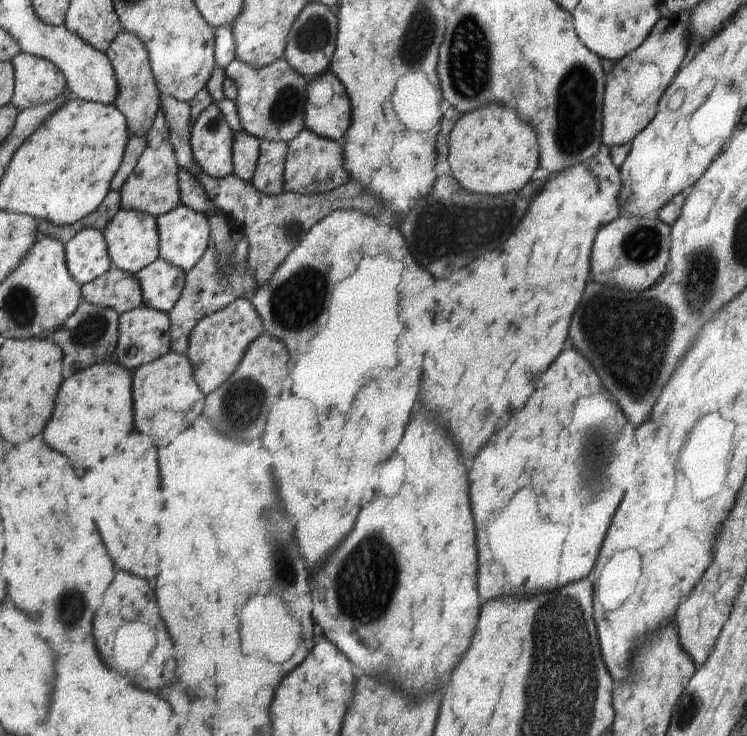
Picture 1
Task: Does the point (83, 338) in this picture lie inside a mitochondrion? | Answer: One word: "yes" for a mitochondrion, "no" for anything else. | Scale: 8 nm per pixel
yes

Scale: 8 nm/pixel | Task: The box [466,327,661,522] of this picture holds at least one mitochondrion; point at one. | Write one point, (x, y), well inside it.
(585, 459)

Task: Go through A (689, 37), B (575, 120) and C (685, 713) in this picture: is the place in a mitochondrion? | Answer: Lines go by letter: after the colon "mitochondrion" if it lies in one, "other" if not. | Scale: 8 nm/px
A: other
B: mitochondrion
C: other

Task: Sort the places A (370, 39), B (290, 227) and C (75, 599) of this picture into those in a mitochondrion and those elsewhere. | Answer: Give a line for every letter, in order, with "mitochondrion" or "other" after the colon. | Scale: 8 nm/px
A: other
B: mitochondrion
C: mitochondrion

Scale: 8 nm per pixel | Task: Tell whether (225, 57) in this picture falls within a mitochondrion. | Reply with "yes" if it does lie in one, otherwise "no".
no

